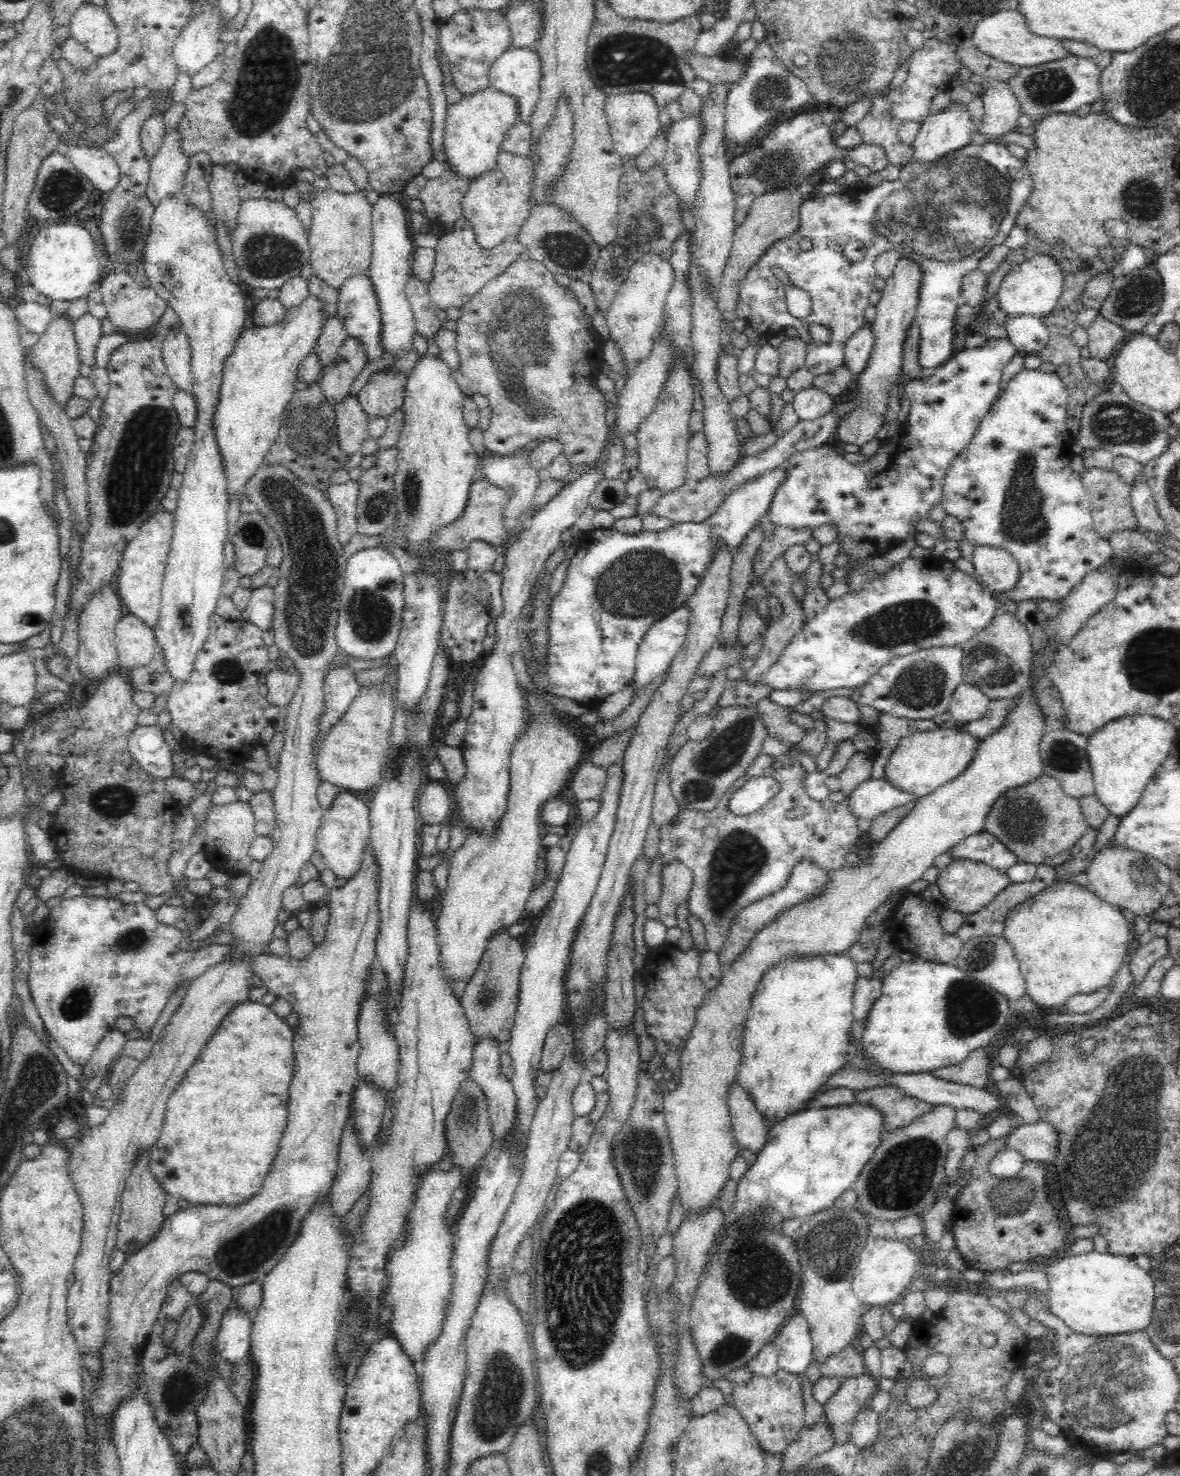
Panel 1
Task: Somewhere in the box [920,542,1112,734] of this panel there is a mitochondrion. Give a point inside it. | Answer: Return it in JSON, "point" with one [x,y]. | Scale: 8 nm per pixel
{"point":[986,663]}

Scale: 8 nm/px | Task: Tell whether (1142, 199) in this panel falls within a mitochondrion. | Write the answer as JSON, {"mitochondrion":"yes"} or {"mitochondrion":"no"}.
{"mitochondrion":"yes"}

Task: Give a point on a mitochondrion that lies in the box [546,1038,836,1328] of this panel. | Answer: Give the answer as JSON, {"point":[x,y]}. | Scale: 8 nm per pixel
{"point":[758,1275]}

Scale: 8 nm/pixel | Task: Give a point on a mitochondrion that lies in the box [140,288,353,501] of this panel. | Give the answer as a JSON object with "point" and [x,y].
{"point":[309,432]}

